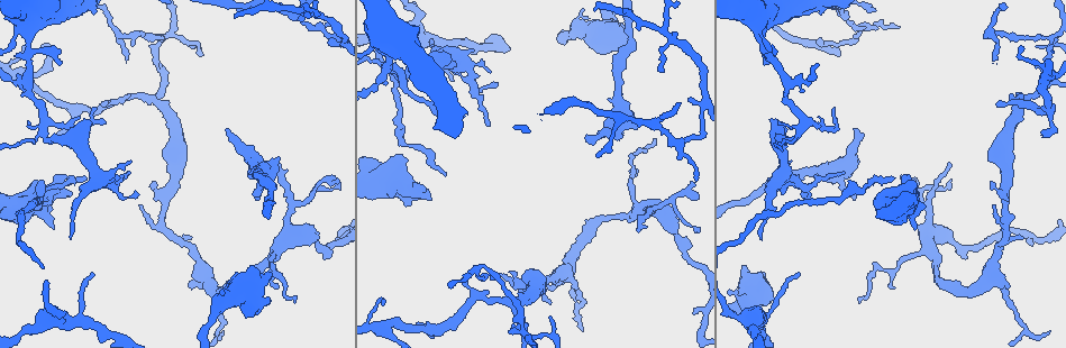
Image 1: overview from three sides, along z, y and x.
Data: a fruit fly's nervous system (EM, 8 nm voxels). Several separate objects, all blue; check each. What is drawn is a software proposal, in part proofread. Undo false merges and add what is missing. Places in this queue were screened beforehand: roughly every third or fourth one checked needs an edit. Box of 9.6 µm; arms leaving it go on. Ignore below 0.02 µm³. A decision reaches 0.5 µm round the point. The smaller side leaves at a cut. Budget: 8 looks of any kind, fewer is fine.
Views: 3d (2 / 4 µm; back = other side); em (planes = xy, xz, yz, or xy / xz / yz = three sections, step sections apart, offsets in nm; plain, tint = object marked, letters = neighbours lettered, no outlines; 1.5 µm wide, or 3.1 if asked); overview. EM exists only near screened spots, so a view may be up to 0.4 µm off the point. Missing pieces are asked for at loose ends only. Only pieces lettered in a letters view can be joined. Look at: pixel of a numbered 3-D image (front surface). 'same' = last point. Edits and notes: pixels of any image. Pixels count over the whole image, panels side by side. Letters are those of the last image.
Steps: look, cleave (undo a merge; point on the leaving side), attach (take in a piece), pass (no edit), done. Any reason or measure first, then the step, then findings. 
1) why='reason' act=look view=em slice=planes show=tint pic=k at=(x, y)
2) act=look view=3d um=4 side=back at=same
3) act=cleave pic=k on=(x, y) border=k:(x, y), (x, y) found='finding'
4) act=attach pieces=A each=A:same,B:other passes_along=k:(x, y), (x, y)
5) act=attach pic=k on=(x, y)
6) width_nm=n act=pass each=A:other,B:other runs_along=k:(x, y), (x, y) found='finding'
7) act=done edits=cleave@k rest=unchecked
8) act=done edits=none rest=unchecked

why='four arms meet' act=look view=3d um=2 pic=1 at=(1048, 37)

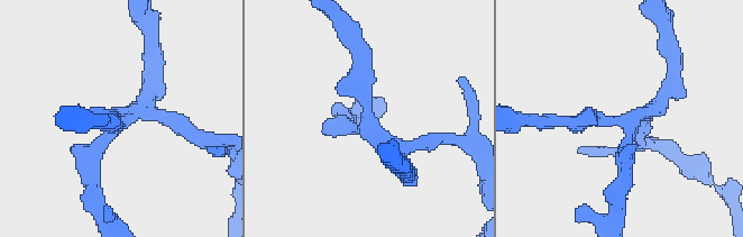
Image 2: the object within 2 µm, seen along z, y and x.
arms=4 why='need the tissue' act=look view=em slice=planes show=letters pic=2 at=(366, 129)

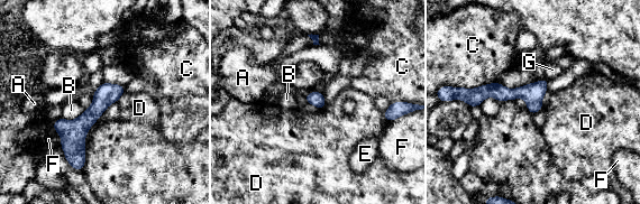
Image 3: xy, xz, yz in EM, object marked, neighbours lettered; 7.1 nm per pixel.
act=pass each=A:other,B:other,C:other,D:other,E:other,F:other,G:other border=3:(381, 113), (387, 121) found='all the same neuron'

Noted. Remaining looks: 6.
why='an open end' act=look view=3d um=4 pic=1 at=(227, 129)

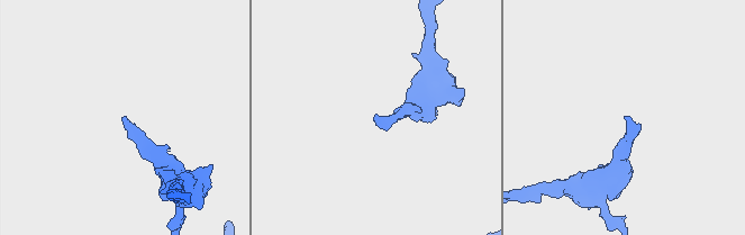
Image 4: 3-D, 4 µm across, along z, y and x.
act=look view=em slice=yz step=4 show=tint pic=4 at=(376, 115)

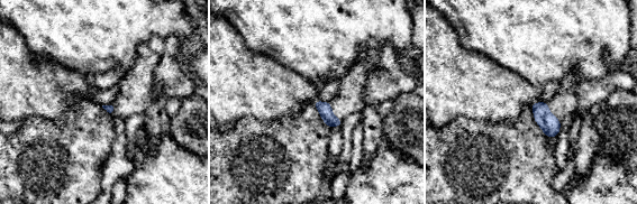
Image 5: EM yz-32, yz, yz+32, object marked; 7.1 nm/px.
act=look view=em slice=planes show=letters at=same

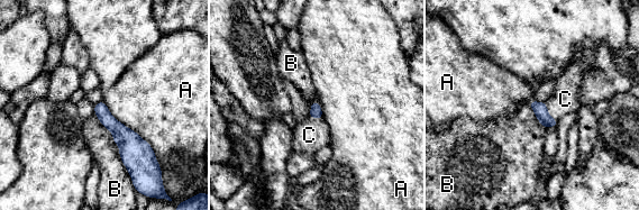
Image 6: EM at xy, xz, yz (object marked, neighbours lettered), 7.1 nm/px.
act=attach pieces=C each=A:other,B:other,C:same passes_along=6:(540, 109), (547, 112), (565, 99) found='it goes on there'

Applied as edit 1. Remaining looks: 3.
act=look view=overview

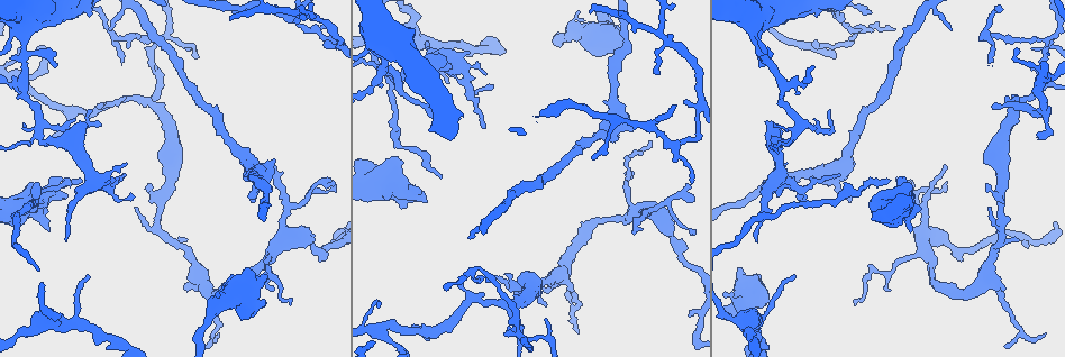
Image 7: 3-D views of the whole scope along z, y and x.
why='free end' act=look view=em slice=xz step=4 show=letters pic=7 at=(849, 202)

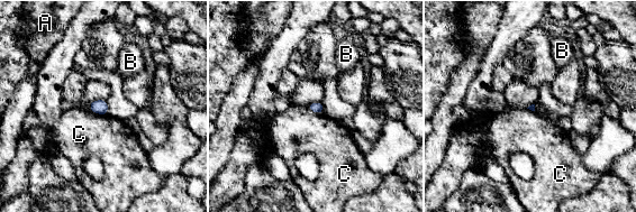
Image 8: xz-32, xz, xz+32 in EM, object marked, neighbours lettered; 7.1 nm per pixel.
why='another direction' act=look view=em slice=planes show=letters at=same

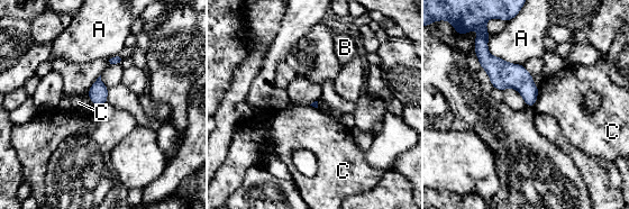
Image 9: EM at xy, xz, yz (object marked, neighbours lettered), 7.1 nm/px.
act=pass each=A:other,B:other,C:other border=9:(538, 87), (538, 96), (532, 106) found='no lettered piece goes on from it'

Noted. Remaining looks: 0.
act=done edits=attach@6 rest=unchecked

